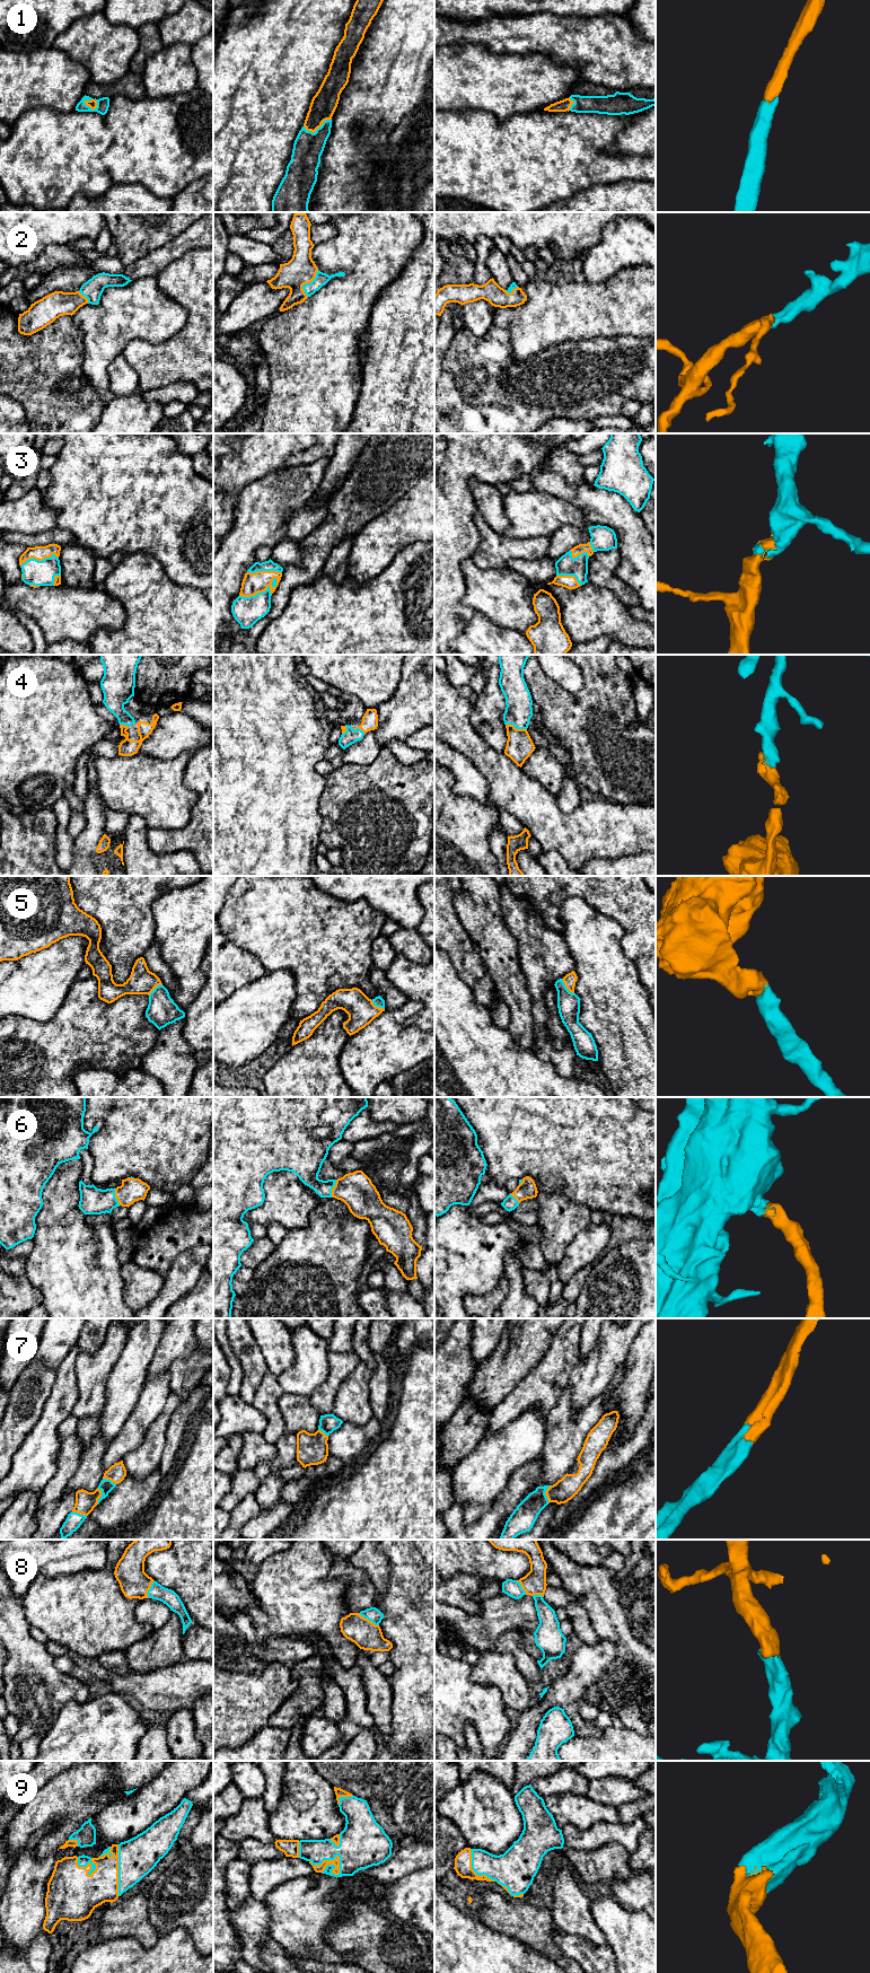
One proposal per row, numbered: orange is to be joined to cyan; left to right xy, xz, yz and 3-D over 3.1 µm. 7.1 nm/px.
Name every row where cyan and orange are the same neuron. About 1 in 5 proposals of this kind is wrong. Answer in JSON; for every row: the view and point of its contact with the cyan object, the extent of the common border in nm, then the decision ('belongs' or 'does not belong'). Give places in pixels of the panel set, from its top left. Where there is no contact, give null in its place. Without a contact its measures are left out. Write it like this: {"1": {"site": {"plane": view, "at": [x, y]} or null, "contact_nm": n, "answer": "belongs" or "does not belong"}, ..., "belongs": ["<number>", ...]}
{"1": {"site": {"plane": "xz", "at": [317, 129]}, "contact_nm": 200, "answer": "belongs"}, "2": {"site": {"plane": "xz", "at": [306, 283]}, "contact_nm": 220, "answer": "belongs"}, "3": {"site": {"plane": "xz", "at": [260, 593]}, "contact_nm": 300, "answer": "belongs"}, "4": {"site": {"plane": "yz", "at": [516, 728]}, "contact_nm": 160, "answer": "belongs"}, "5": {"site": {"plane": "yz", "at": [565, 987]}, "contact_nm": 140, "answer": "belongs"}, "6": {"site": {"plane": "xz", "at": [332, 1187]}, "contact_nm": 130, "answer": "belongs"}, "7": {"site": {"plane": "xy", "at": [102, 1496]}, "contact_nm": 120, "answer": "belongs"}, "8": {"site": {"plane": "xz", "at": [369, 1620]}, "contact_nm": 170, "answer": "belongs"}, "9": {"site": {"plane": "xz", "at": [332, 1859]}, "contact_nm": 240, "answer": "belongs"}, "belongs": ["1", "2", "3", "4", "5", "6", "7", "8", "9"]}

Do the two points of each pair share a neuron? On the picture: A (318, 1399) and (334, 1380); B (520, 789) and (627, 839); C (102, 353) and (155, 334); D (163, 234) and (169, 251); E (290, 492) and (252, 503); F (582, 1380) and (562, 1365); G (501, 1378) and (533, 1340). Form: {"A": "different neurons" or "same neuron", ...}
{"A": "same neuron", "B": "same neuron", "C": "same neuron", "D": "different neurons", "E": "same neuron", "F": "different neurons", "G": "same neuron"}

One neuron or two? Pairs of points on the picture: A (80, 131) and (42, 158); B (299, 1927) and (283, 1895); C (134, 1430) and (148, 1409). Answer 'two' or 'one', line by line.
A: one
B: one
C: one

